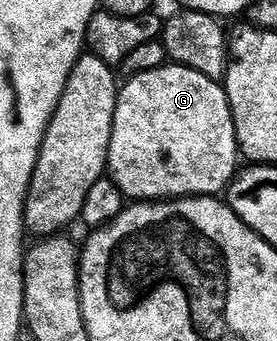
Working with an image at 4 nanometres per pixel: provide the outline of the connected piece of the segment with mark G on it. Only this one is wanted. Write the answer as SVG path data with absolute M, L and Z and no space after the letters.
M175 64L131 75L127 81L116 95L107 168L125 199L155 202L223 195L238 173L234 116L223 85Z

